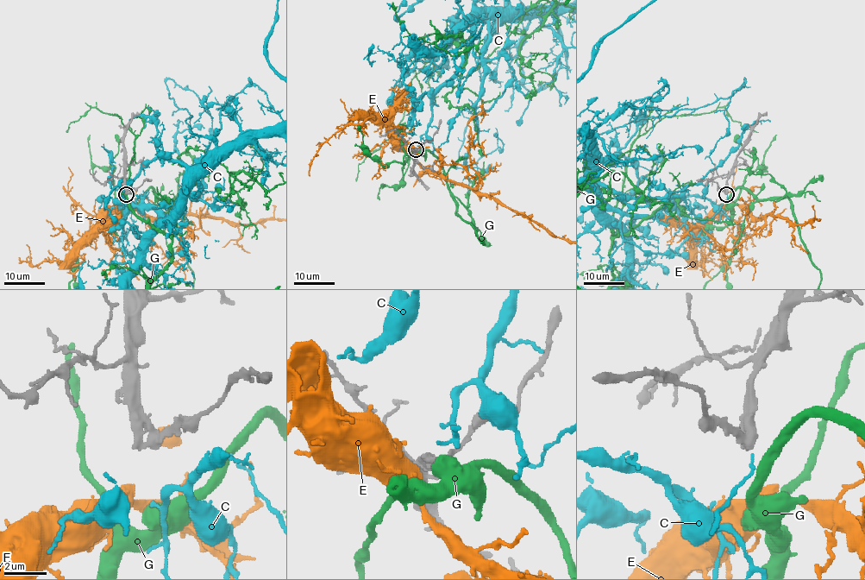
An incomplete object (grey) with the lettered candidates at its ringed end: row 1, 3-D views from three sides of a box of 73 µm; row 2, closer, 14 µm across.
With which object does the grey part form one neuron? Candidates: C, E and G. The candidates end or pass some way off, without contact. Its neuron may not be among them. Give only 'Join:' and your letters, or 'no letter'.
Join: no letter

